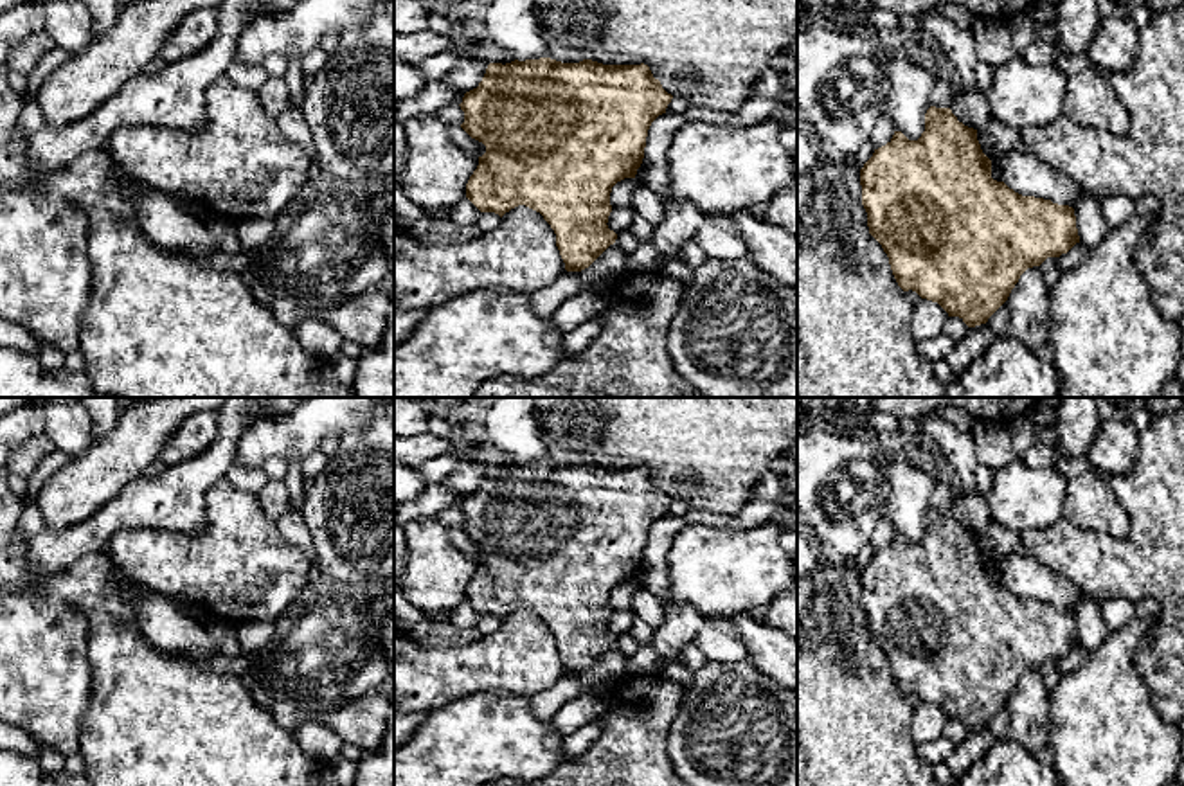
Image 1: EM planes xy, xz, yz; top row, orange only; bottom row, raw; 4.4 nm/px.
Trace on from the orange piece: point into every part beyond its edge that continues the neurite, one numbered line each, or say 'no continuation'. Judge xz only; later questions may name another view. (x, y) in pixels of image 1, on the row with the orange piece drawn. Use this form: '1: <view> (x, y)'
no continuation

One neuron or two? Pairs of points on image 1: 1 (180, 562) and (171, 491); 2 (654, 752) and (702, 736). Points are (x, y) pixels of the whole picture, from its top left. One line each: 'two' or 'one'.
1: two
2: two

